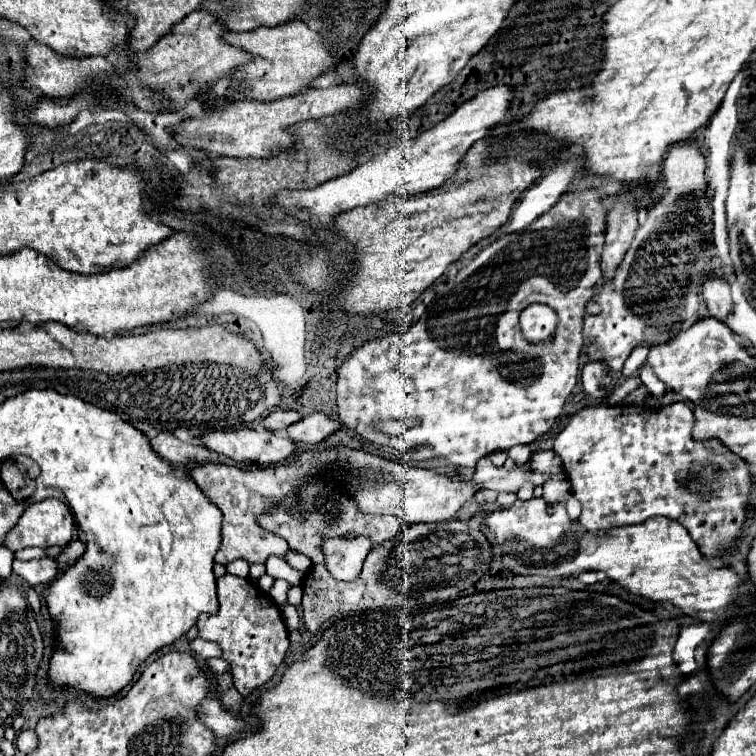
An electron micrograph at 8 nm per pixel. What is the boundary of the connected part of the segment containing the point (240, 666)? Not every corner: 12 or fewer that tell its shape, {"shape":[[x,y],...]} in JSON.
{"shape":[[248,579],[216,581],[220,611],[198,617],[234,687],[248,695],[290,647],[280,609]]}

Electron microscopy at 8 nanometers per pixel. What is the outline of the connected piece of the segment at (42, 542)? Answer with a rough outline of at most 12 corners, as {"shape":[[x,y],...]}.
{"shape":[[58,499],[32,503],[4,547],[64,547],[74,517]]}

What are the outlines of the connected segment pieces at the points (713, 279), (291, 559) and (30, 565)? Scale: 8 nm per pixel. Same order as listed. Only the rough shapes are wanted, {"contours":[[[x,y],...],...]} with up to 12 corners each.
{"contours":[[[718,275],[702,281],[702,299],[718,321],[732,313],[730,285]],[[288,551],[284,561],[298,569],[308,571],[312,561],[296,551]],[[14,559],[14,573],[28,585],[50,585],[58,577],[54,559]]]}

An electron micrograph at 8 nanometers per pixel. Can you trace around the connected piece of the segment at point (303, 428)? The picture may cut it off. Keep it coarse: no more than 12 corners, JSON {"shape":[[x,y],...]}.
{"shape":[[312,413],[288,427],[296,443],[316,445],[340,423]]}

